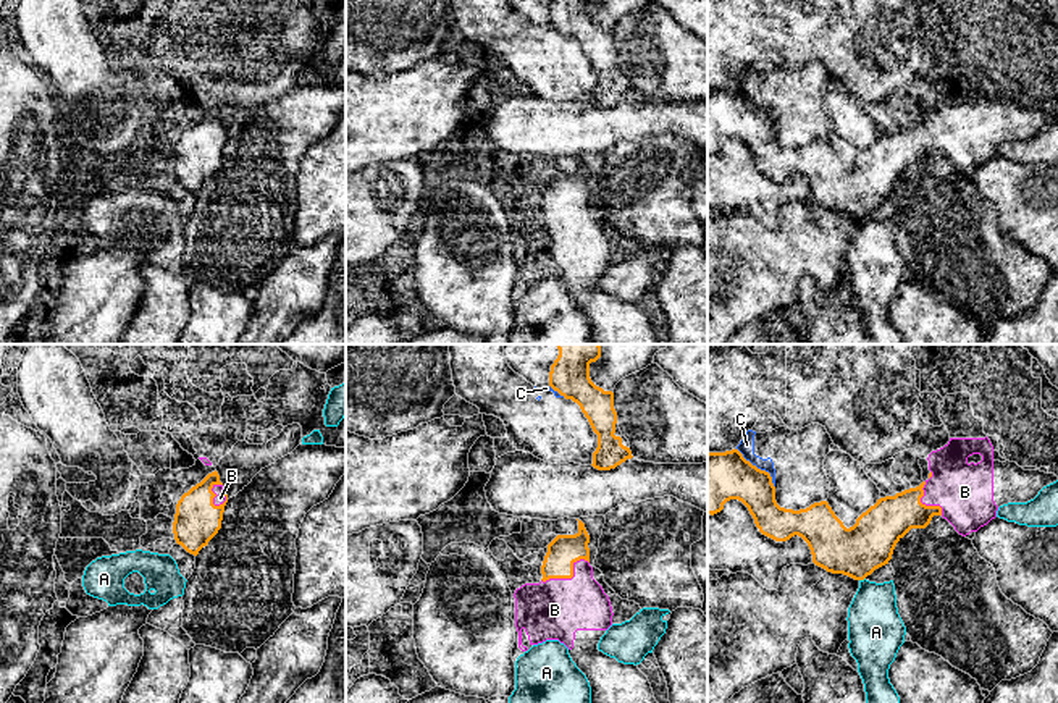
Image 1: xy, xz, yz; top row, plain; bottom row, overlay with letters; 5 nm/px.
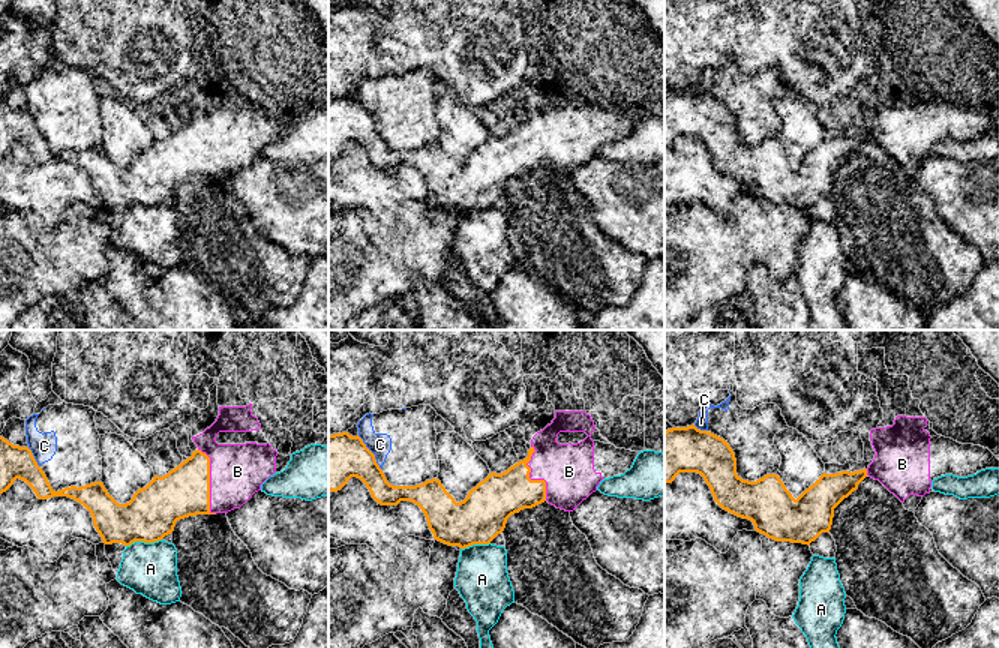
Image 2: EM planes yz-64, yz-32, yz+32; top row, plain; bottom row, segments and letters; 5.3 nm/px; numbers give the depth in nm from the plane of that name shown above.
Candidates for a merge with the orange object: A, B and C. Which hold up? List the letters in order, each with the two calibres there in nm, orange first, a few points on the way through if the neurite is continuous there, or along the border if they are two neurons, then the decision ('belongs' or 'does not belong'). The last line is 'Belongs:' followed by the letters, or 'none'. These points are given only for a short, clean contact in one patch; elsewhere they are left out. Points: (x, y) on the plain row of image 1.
A: calibres 260 and 280 nm; border yz (864, 215), (860, 218); does not belong
B: calibres 160 and 300 nm; way xz (564, 188), (569, 215), (567, 235), (554, 248); belongs
C: calibres 280 and 80 nm; border yz (737, 86), (747, 97), (769, 112), (774, 125); does not belong
Belongs: B

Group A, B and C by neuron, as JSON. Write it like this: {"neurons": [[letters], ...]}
{"neurons": [["A"], ["B"], ["C"]]}

